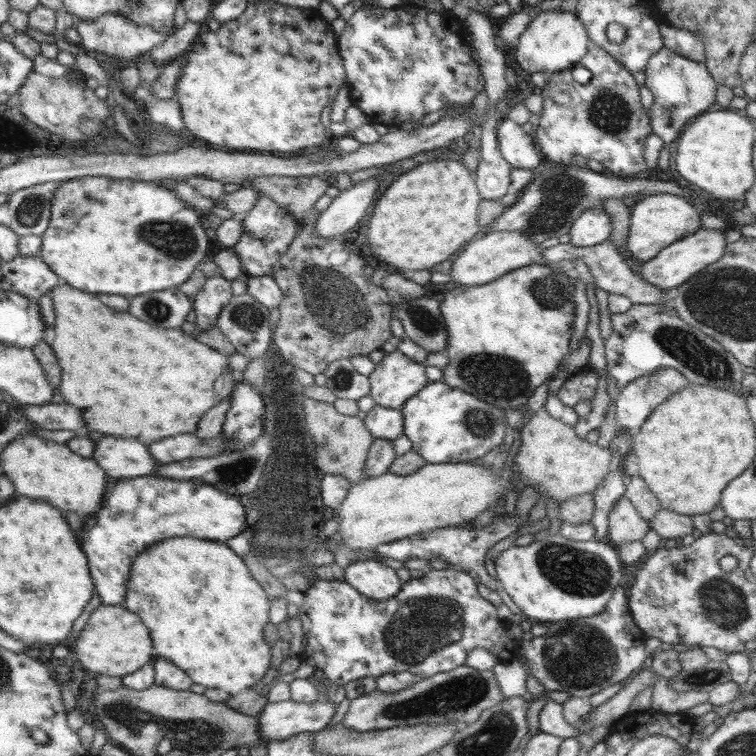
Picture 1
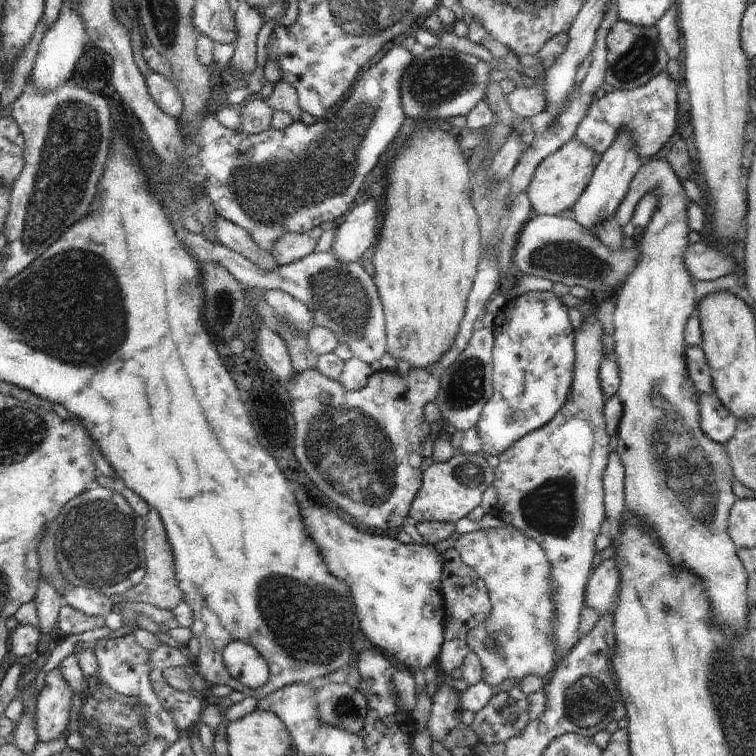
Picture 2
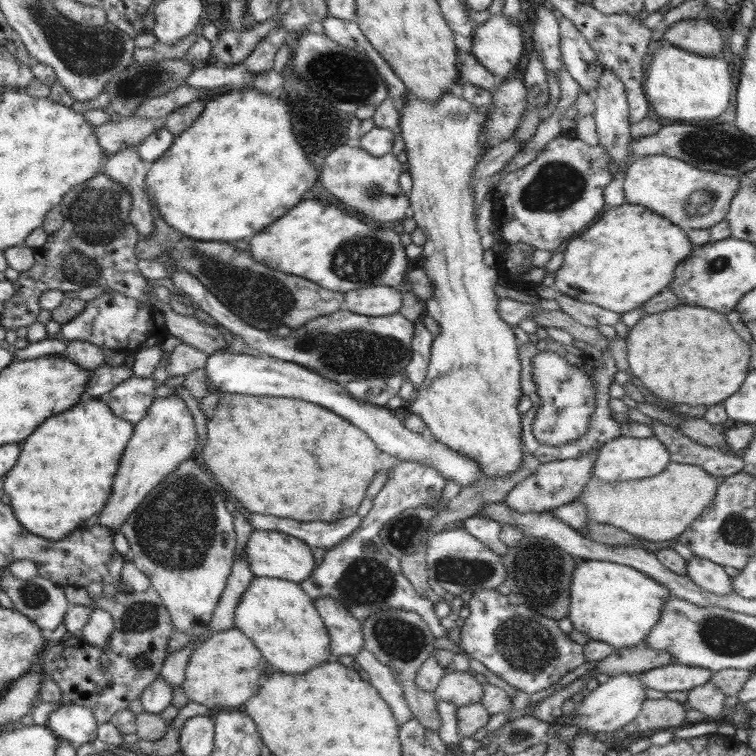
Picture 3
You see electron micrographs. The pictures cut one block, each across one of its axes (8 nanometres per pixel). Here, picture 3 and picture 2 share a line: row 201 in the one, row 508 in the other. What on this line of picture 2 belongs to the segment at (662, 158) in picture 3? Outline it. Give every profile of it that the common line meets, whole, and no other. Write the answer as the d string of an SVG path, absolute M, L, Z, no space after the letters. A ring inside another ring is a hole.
M662 154L642 162L640 170L634 175L628 194L614 216L621 225L632 220L636 205L646 194L656 194L658 206L644 228L641 240L634 243L640 248L638 262L620 286L613 316L613 356L620 370L620 384L616 393L624 406L617 430L618 445L615 450L625 468L625 507L644 526L648 524L648 528L658 538L658 545L664 548L674 568L683 567L684 570L692 570L698 576L698 580L704 586L704 594L708 596L708 604L714 614L714 624L728 626L736 636L743 634L745 637L744 632L750 614L748 578L744 565L736 556L734 543L727 530L727 517L738 499L732 492L734 471L725 445L712 441L701 430L698 402L700 392L688 376L684 360L684 350L687 347L684 331L688 319L697 315L695 281L684 264L684 252L691 243L692 233L688 228L687 208L690 201L681 179L674 174L672 166L666 162Z

